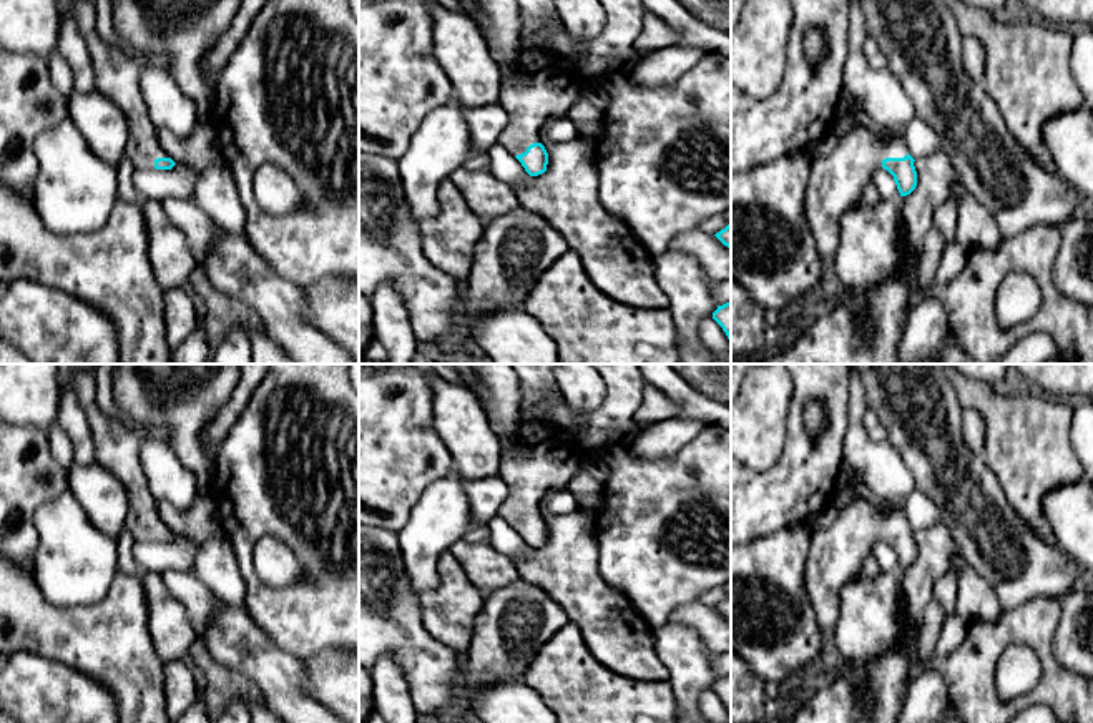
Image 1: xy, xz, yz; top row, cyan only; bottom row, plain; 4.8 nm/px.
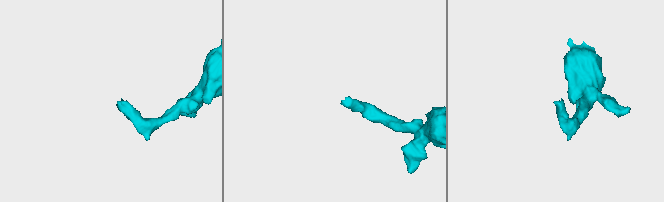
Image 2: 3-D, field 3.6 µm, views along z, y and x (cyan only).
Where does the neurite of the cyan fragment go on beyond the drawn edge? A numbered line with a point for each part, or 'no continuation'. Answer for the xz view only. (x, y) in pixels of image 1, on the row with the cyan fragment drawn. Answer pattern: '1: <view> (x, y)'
1: xz (530, 98)

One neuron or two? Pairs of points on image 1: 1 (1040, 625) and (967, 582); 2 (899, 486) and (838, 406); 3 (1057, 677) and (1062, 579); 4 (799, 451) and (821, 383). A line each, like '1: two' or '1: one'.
1: two
2: two
3: two
4: one

